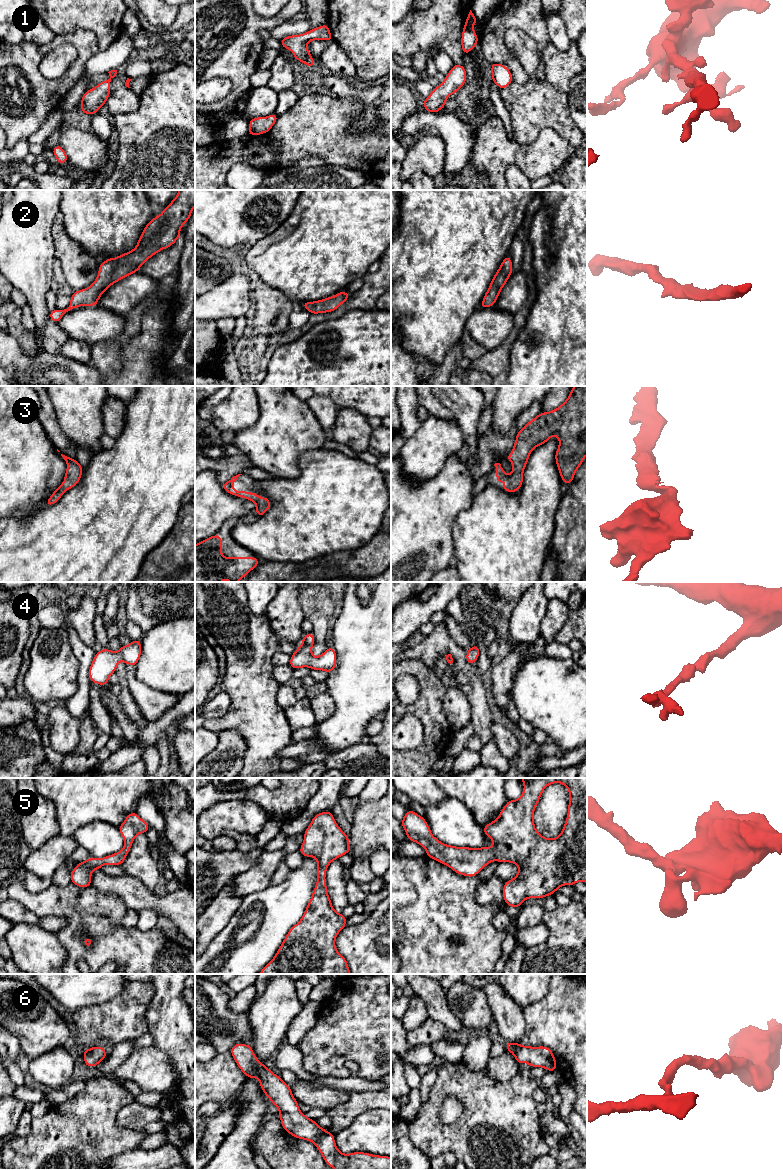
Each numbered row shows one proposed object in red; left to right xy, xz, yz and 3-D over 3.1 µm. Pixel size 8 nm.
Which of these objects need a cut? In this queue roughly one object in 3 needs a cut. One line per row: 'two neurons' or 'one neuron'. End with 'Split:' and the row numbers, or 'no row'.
1: one neuron
2: one neuron
3: one neuron
4: one neuron
5: one neuron
6: one neuron
Split: no row

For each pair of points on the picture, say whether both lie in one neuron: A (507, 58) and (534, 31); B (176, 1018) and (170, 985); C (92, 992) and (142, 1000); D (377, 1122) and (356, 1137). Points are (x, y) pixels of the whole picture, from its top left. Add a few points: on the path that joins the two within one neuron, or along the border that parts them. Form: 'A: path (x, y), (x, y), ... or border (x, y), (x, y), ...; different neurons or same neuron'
A: path (499, 43), (499, 32), (508, 23), (519, 23); same neuron
B: path (170, 1010), (170, 993); same neuron
C: border (124, 984), (123, 991), (116, 997), (94, 1005); different neurons
D: path (372, 1127), (365, 1134), (361, 1135); same neuron

